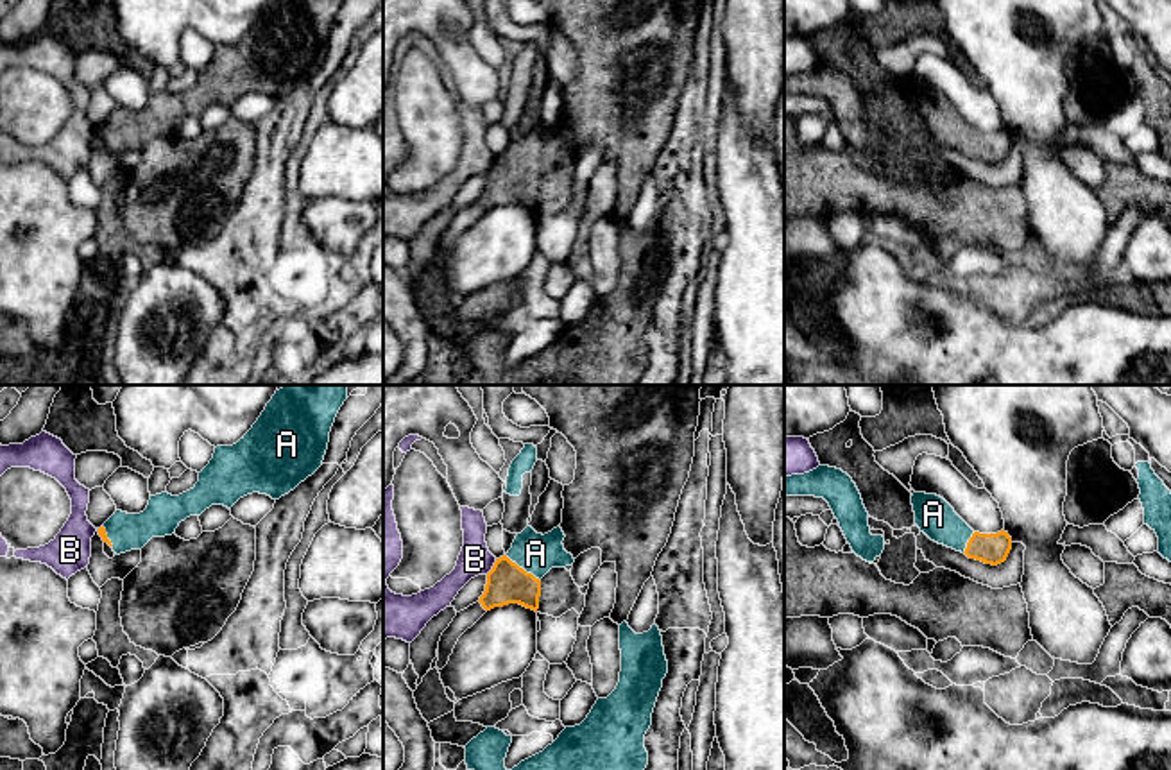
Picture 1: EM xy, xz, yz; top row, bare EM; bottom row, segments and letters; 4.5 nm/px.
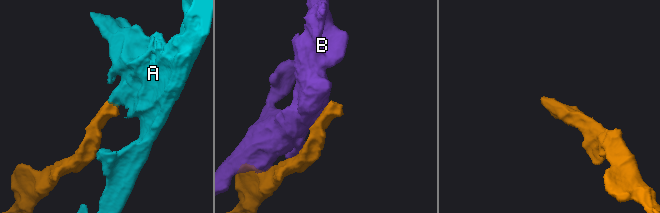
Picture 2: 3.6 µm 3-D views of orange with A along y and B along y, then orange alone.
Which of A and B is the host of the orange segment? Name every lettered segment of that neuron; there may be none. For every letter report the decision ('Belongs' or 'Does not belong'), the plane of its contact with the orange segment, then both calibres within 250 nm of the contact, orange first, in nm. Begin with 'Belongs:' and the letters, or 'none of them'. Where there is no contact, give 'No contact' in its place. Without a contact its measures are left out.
Belongs: A
A: Belongs. Touches orange in xz. Thickness 180 nm (orange) against 180 nm
B: Does not belong. Touches orange in xz. Thickness 180 nm (orange) against 150 nm

